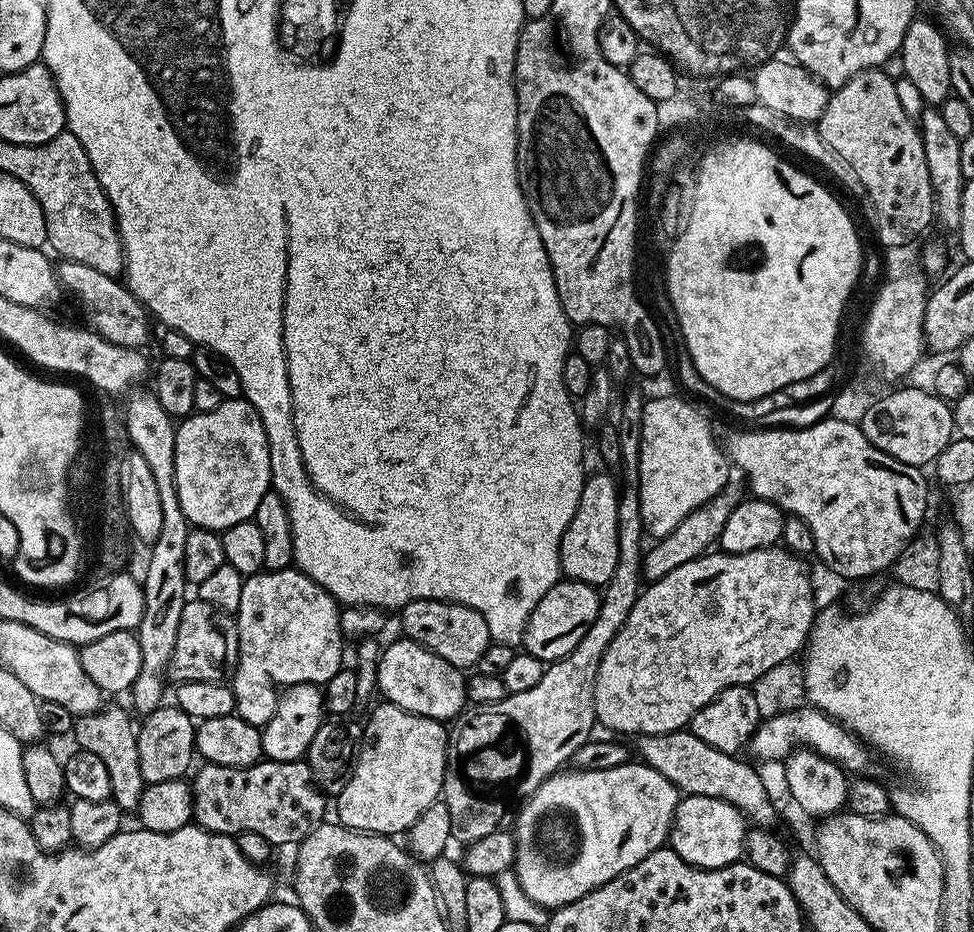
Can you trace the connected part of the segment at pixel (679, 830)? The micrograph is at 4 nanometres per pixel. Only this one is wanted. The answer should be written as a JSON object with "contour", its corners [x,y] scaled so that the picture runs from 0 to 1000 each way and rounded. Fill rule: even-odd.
{"contour":[[[702,854],[690,879],[688,909],[714,931],[740,931],[757,926],[764,918],[766,881],[749,861],[724,854]]]}

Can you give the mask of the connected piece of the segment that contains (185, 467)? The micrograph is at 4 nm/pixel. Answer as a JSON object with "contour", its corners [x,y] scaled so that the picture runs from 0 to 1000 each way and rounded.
{"contour":[[[231,427],[224,440],[198,442],[181,455],[179,517],[183,521],[183,539],[187,539],[187,552],[191,552],[194,563],[229,572],[231,567],[244,564],[244,560],[262,555],[265,539],[269,539],[269,530],[277,527],[279,501],[273,461],[265,440],[261,440],[257,430]]]}

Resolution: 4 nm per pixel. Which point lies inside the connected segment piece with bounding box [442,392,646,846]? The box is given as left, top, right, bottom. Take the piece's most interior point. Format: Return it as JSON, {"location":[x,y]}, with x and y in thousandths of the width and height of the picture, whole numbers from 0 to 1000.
{"location":[511,809]}

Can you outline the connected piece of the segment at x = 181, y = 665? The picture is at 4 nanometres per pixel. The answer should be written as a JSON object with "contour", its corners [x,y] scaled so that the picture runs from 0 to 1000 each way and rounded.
{"contour":[[[194,643],[187,655],[187,667],[183,667],[183,689],[179,689],[179,702],[172,711],[171,724],[178,731],[227,732],[237,726],[244,710],[244,676],[235,658],[225,657],[216,646]]]}

